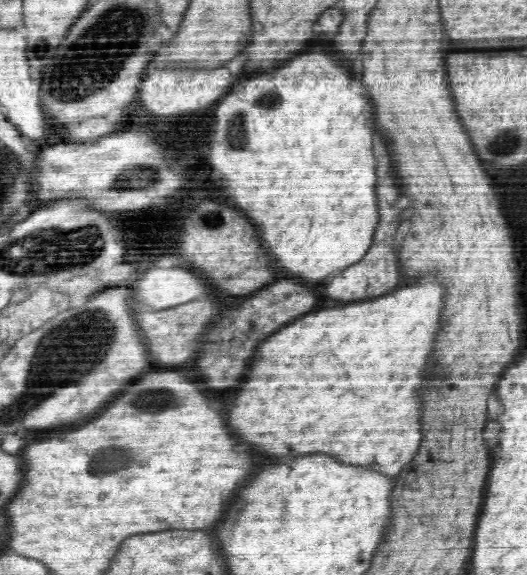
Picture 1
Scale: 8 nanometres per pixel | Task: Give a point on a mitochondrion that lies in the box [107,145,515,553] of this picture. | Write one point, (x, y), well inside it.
(158, 401)

